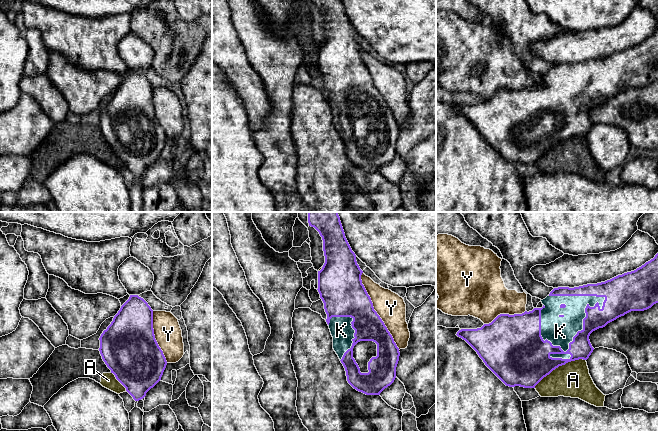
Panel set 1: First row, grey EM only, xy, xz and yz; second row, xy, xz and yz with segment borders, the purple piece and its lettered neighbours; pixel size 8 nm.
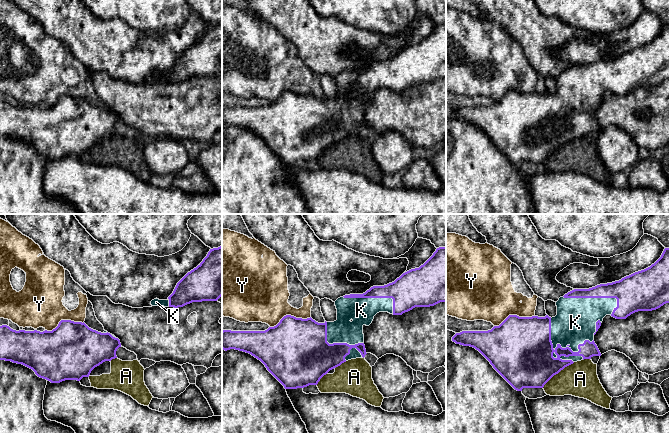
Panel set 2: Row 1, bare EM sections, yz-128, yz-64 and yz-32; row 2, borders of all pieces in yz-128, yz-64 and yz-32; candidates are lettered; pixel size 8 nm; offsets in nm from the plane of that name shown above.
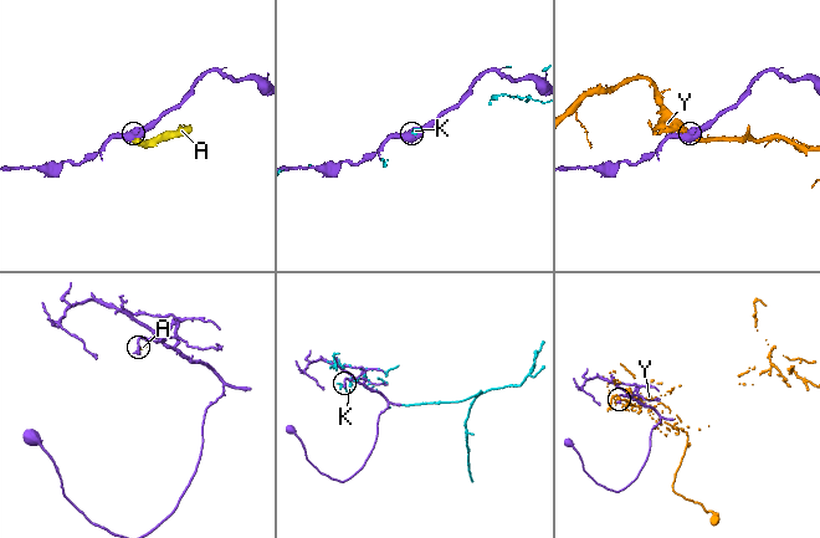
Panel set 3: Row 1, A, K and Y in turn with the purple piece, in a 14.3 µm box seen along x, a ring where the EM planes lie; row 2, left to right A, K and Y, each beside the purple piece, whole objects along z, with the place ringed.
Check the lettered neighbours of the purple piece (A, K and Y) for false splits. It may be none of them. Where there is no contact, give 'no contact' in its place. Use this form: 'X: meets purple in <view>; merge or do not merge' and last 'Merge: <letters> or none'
A: meets purple in yz; do not merge
K: meets purple in yz; merge
Y: meets purple in xz; do not merge
Merge: K

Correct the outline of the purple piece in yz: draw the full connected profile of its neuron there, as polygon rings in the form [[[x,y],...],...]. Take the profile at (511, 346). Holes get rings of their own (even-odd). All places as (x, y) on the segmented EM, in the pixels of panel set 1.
[[[658,253],[636,270],[605,282],[574,288],[554,288],[541,302],[542,308],[534,308],[522,314],[500,314],[491,323],[484,324],[481,328],[461,329],[456,335],[477,352],[485,365],[506,386],[535,388],[544,377],[559,366],[579,359],[587,360],[594,350],[589,340],[593,331],[605,327],[631,311],[644,311],[658,303]]]

